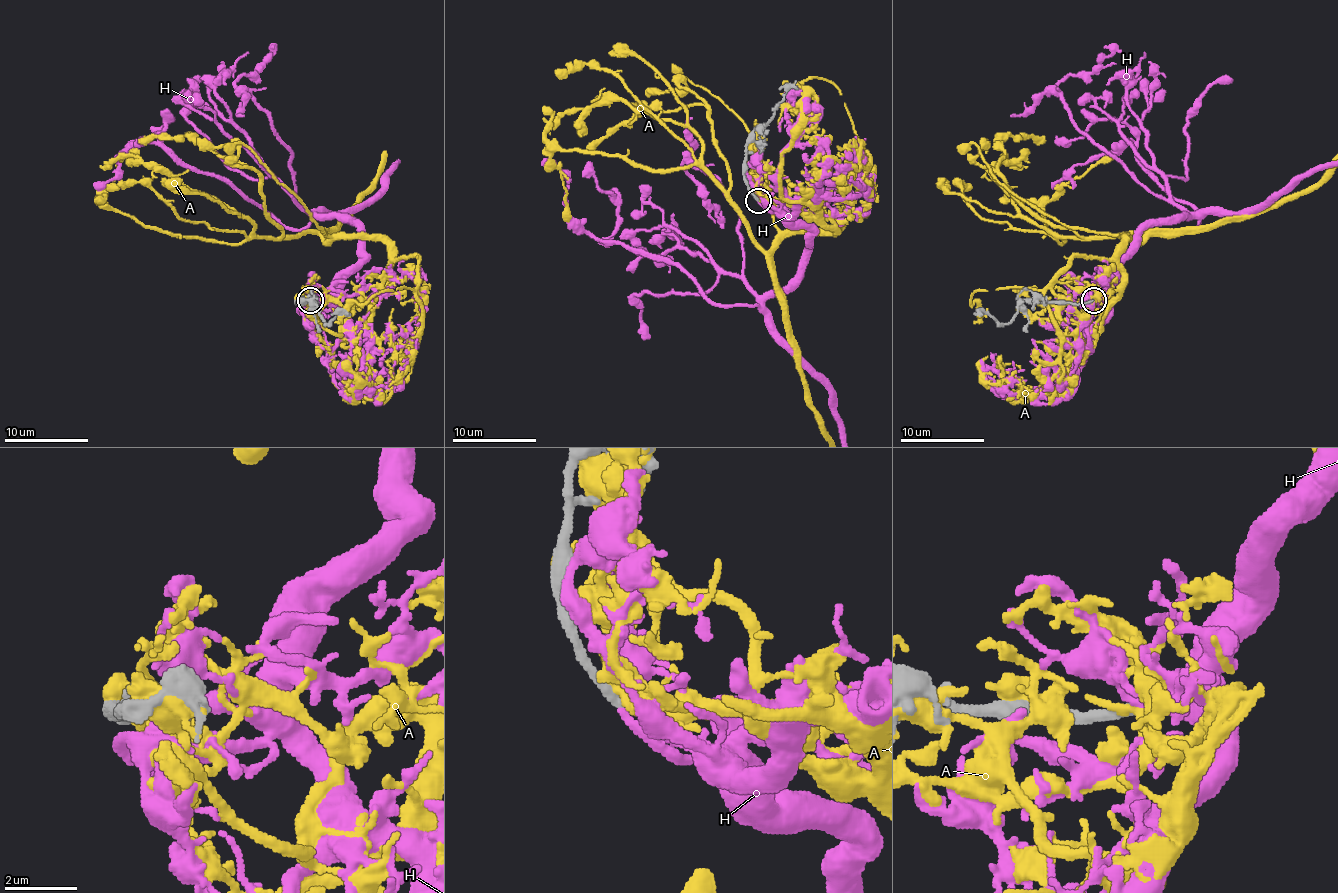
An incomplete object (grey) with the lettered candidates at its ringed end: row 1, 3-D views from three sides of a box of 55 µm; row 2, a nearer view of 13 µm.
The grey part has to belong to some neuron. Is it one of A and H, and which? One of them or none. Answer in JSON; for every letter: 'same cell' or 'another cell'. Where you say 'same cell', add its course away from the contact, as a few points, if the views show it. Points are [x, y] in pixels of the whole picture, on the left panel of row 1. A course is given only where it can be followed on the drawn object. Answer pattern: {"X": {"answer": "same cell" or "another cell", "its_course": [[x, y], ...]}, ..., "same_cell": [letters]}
{"A": {"answer": "another cell"}, "H": {"answer": "same cell"}, "same_cell": ["H"]}

